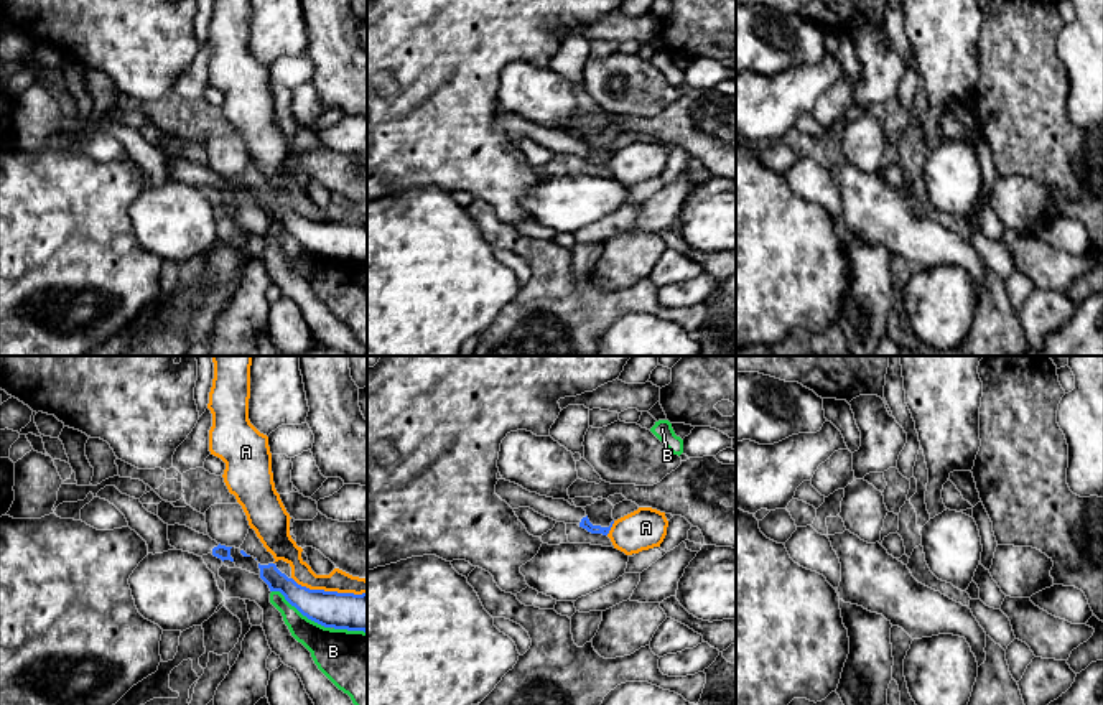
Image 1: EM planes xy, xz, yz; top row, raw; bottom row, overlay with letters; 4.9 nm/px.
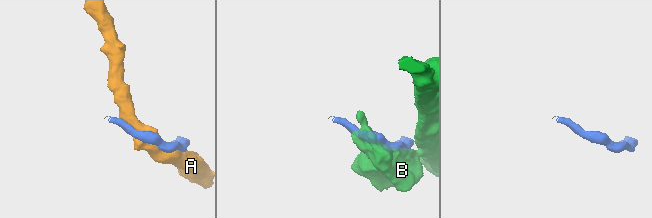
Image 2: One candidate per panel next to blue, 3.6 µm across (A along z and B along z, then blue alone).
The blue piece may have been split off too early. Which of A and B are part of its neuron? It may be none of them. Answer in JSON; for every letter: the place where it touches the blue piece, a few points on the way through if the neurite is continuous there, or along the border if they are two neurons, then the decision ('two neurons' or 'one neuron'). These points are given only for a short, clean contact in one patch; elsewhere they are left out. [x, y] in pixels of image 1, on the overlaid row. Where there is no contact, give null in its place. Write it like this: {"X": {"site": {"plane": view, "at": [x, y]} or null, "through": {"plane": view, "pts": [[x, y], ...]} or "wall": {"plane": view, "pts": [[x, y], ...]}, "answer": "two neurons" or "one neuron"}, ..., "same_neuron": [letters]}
{"A": {"site": {"plane": "xy", "at": [330, 592]}, "answer": "two neurons"}, "B": {"site": {"plane": "xy", "at": [302, 613]}, "answer": "two neurons"}, "same_neuron": []}

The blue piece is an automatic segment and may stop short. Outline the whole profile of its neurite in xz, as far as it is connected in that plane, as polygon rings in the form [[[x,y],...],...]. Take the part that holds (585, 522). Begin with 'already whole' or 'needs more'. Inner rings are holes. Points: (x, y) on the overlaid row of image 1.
needs more | [[[505,479],[497,481],[496,494],[502,501],[505,501],[512,509],[530,507],[535,512],[550,517],[556,522],[578,524],[579,527],[586,529],[591,534],[607,535],[614,524],[612,521],[609,527],[593,525],[583,507],[571,506],[565,499],[553,499],[540,496],[537,493],[530,493],[522,486]]]

